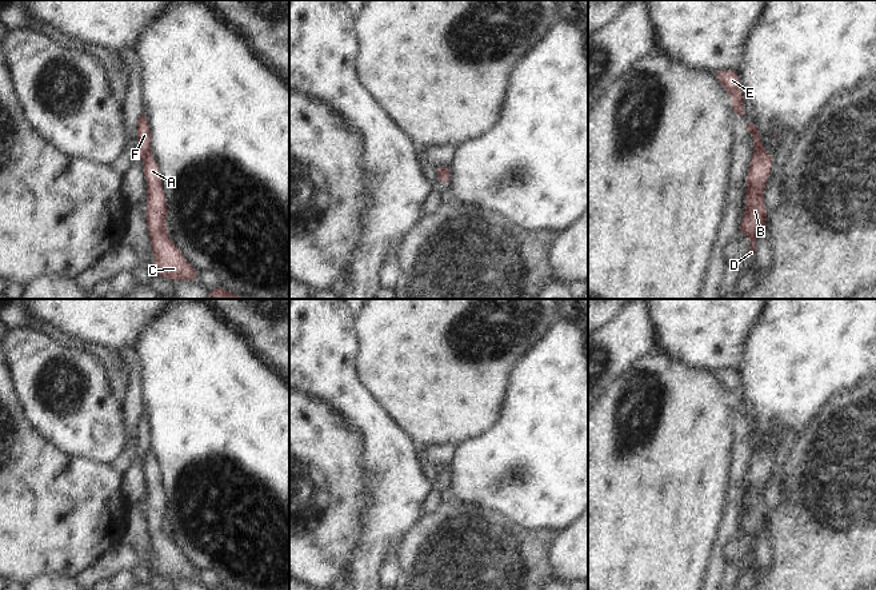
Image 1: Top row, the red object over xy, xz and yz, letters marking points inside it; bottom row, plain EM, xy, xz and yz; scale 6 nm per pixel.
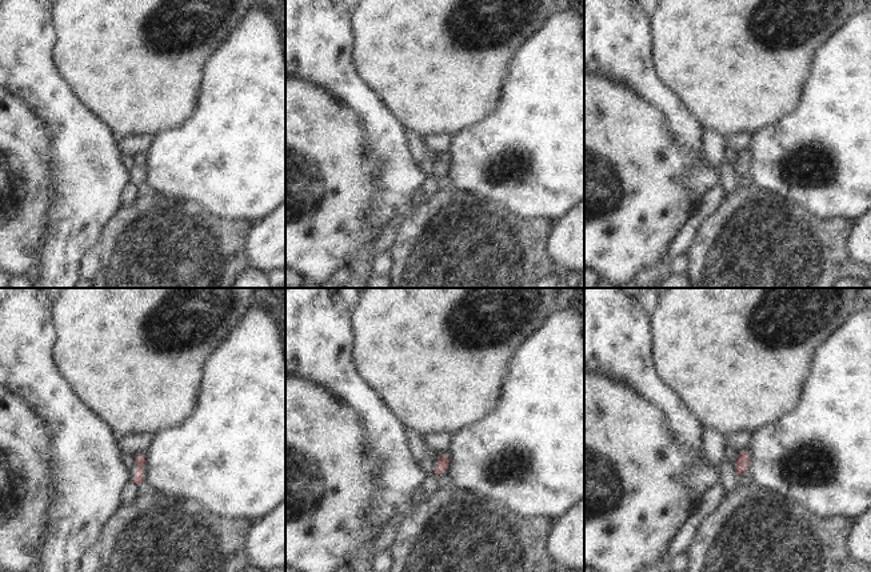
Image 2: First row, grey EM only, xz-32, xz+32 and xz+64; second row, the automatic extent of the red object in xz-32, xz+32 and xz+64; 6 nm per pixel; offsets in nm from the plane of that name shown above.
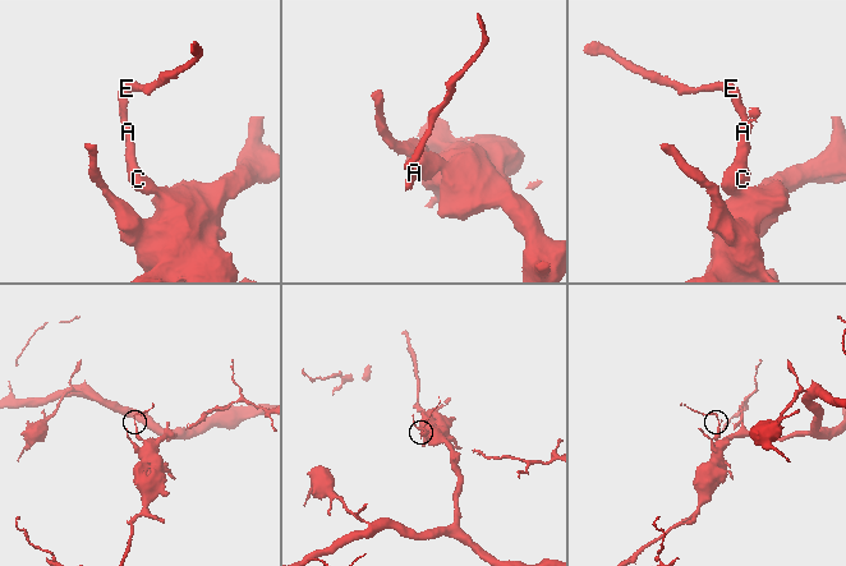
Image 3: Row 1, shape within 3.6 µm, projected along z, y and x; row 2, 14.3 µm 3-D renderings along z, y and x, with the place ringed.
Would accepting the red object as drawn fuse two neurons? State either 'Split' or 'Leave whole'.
Split.

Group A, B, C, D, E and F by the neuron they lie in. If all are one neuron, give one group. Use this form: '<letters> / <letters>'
A B C D / E F

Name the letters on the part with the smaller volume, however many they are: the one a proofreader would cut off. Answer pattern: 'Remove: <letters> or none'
Remove: E, F

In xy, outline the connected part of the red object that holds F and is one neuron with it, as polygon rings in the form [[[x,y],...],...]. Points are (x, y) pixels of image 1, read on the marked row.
[[[144,113],[137,120],[137,156],[143,156],[151,151],[151,128]]]

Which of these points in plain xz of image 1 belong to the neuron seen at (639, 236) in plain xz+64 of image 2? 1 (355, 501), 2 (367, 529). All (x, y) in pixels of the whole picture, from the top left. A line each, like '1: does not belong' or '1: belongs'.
1: belongs
2: does not belong

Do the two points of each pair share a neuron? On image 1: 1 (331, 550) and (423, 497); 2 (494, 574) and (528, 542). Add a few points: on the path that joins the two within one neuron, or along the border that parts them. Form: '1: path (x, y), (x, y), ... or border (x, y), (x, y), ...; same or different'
1: border (366, 503), (358, 519), (358, 541), (346, 563); different
2: path (502, 566), (520, 550); same

